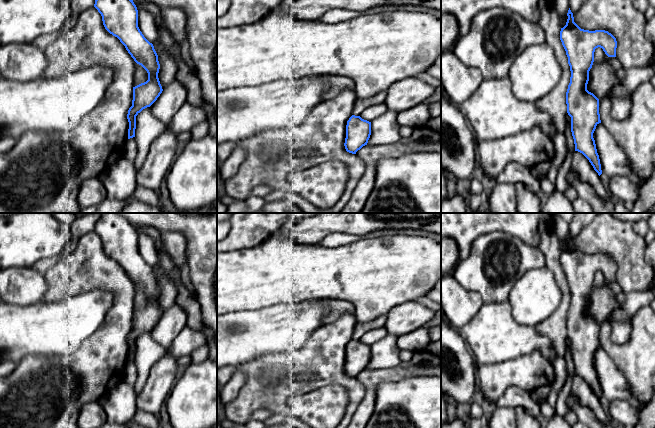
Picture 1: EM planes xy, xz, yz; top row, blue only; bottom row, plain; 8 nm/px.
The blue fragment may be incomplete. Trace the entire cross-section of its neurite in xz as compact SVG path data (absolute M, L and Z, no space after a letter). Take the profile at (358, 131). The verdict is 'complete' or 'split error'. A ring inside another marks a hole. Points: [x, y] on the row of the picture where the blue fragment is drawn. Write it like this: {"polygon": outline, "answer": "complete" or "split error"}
{"polygon": "M352 115L347 121L345 149L347 152L356 154L363 146L367 145L371 135L371 122L360 116Z", "answer": "complete"}

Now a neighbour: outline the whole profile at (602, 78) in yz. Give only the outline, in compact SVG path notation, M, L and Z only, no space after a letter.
M594 60L592 68L589 71L589 81L587 90L593 93L598 99L609 98L612 103L611 115L614 119L626 119L631 111L631 94L625 97L610 96L611 89L620 84L621 80L616 77L615 70L608 62L599 62Z

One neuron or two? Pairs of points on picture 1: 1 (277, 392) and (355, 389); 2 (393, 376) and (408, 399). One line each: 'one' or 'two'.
1: one
2: two

